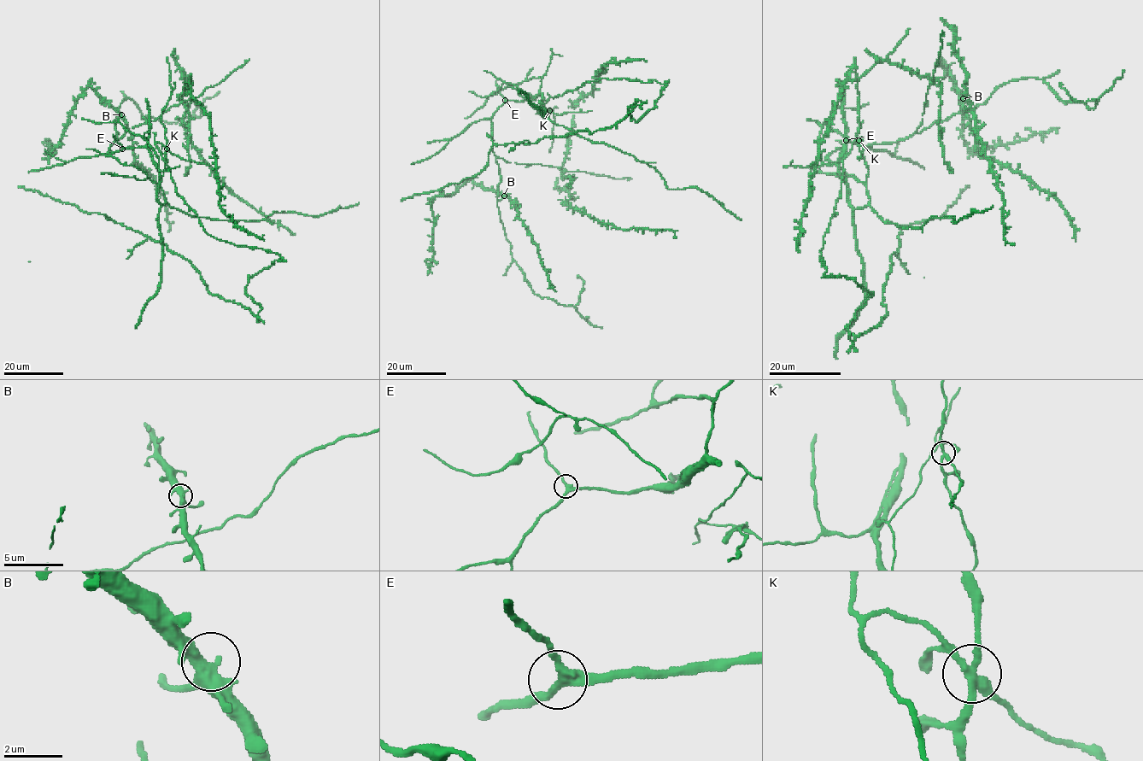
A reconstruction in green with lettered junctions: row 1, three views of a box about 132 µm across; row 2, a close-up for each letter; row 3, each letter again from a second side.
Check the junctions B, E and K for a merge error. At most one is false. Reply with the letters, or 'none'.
K

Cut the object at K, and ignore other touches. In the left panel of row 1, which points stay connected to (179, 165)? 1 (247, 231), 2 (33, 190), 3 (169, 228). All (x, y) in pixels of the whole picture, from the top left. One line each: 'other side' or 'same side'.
1: same side
2: other side
3: same side

